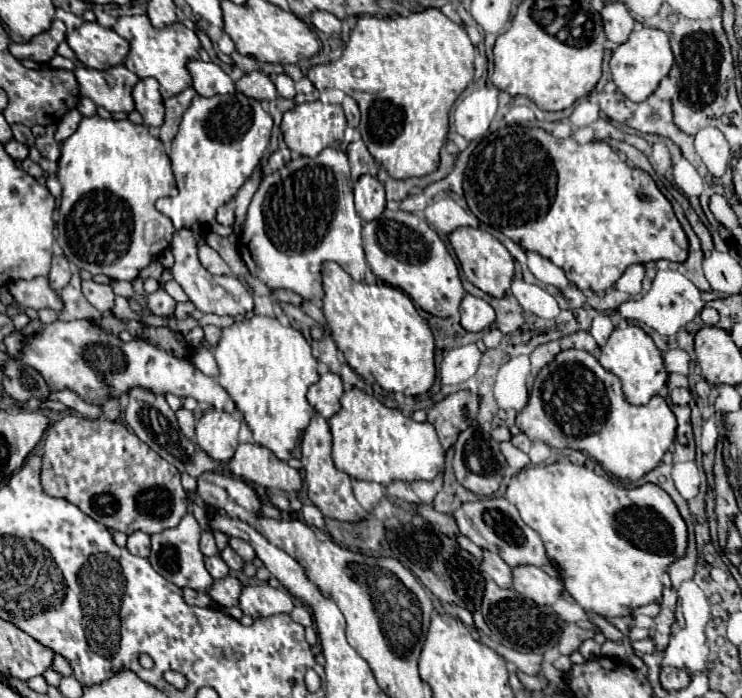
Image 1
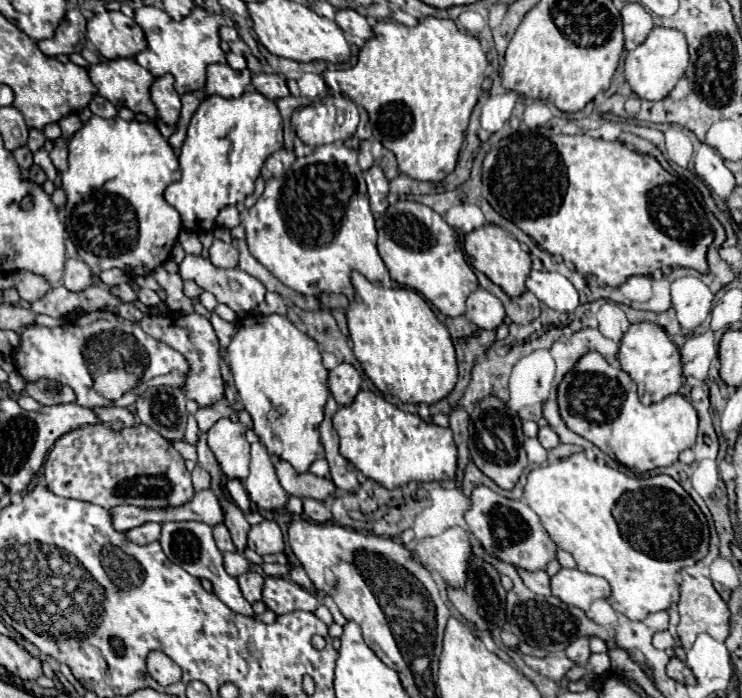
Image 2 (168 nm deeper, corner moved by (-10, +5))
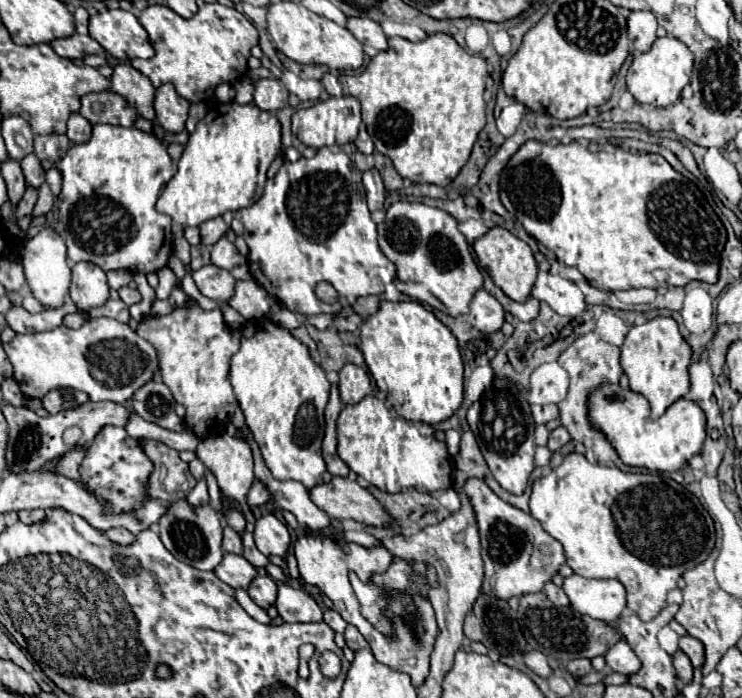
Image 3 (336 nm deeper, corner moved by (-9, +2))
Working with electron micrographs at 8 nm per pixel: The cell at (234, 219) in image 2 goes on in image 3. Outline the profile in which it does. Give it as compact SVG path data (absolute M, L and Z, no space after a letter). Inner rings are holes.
M211 218L211 220L203 222L199 226L199 230L201 230L201 242L205 246L213 246L229 230L229 226L223 222L223 218Z

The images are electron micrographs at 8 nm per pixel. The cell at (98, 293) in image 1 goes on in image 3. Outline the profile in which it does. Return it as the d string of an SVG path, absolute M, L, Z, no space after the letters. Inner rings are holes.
M129 286L121 288L121 290L119 290L119 296L121 296L121 300L123 300L127 306L141 302L141 294L139 294L139 290L133 290L133 288L129 288Z

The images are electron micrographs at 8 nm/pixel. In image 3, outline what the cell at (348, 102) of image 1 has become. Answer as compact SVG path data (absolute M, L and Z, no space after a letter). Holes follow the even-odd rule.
M364 124L359 128L359 133L355 140L355 146L357 146L357 150L363 152L363 154L371 154L371 152L373 152L373 142L371 142L371 136L367 134Z

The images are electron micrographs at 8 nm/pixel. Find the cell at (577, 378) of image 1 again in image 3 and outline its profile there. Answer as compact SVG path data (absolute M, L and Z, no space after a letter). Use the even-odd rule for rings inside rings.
M603 384L593 392L589 398L589 418L593 426L611 440L627 466L641 466L659 472L681 470L695 454L701 452L707 436L705 414L695 402L679 398L661 418L647 420L649 402L633 390L623 390L619 384Z

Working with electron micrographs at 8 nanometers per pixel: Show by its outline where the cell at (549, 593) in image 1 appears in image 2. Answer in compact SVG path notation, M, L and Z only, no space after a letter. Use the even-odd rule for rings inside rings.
M560 569L550 577L550 591L560 601L588 611L594 599L608 597L608 581L582 573L578 569Z

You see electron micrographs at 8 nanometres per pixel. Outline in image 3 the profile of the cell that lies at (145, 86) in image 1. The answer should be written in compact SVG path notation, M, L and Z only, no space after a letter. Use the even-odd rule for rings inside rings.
M163 84L155 92L155 112L157 122L165 128L169 134L179 134L185 130L189 102L183 100L171 84Z

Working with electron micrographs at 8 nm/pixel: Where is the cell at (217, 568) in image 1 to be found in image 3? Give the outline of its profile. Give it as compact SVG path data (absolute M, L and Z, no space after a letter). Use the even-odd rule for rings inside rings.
M225 554L221 564L215 568L215 574L229 584L231 588L243 588L247 590L251 580L257 576L255 566L251 566L243 556L237 554Z

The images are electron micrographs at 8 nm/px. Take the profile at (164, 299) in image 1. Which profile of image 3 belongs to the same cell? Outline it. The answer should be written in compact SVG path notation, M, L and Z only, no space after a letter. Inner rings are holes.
M213 264L203 266L201 270L193 272L193 280L197 284L197 288L201 290L201 294L205 294L207 298L223 304L229 302L231 296L235 294L235 278L231 276L231 272L217 268Z

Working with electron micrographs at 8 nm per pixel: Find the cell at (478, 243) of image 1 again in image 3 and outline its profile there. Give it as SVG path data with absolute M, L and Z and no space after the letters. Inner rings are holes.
M495 226L491 228L483 238L479 238L473 244L473 250L479 258L479 264L489 272L489 276L493 278L493 282L515 302L525 302L531 294L531 288L535 284L537 278L537 262L533 258L533 252L529 248L529 244L525 244L523 240L519 240L517 236L513 236L509 230Z

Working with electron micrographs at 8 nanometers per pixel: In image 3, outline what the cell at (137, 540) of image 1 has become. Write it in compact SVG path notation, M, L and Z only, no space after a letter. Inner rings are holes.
M109 528L105 532L105 536L115 544L131 544L131 542L135 542L135 536L125 528Z

